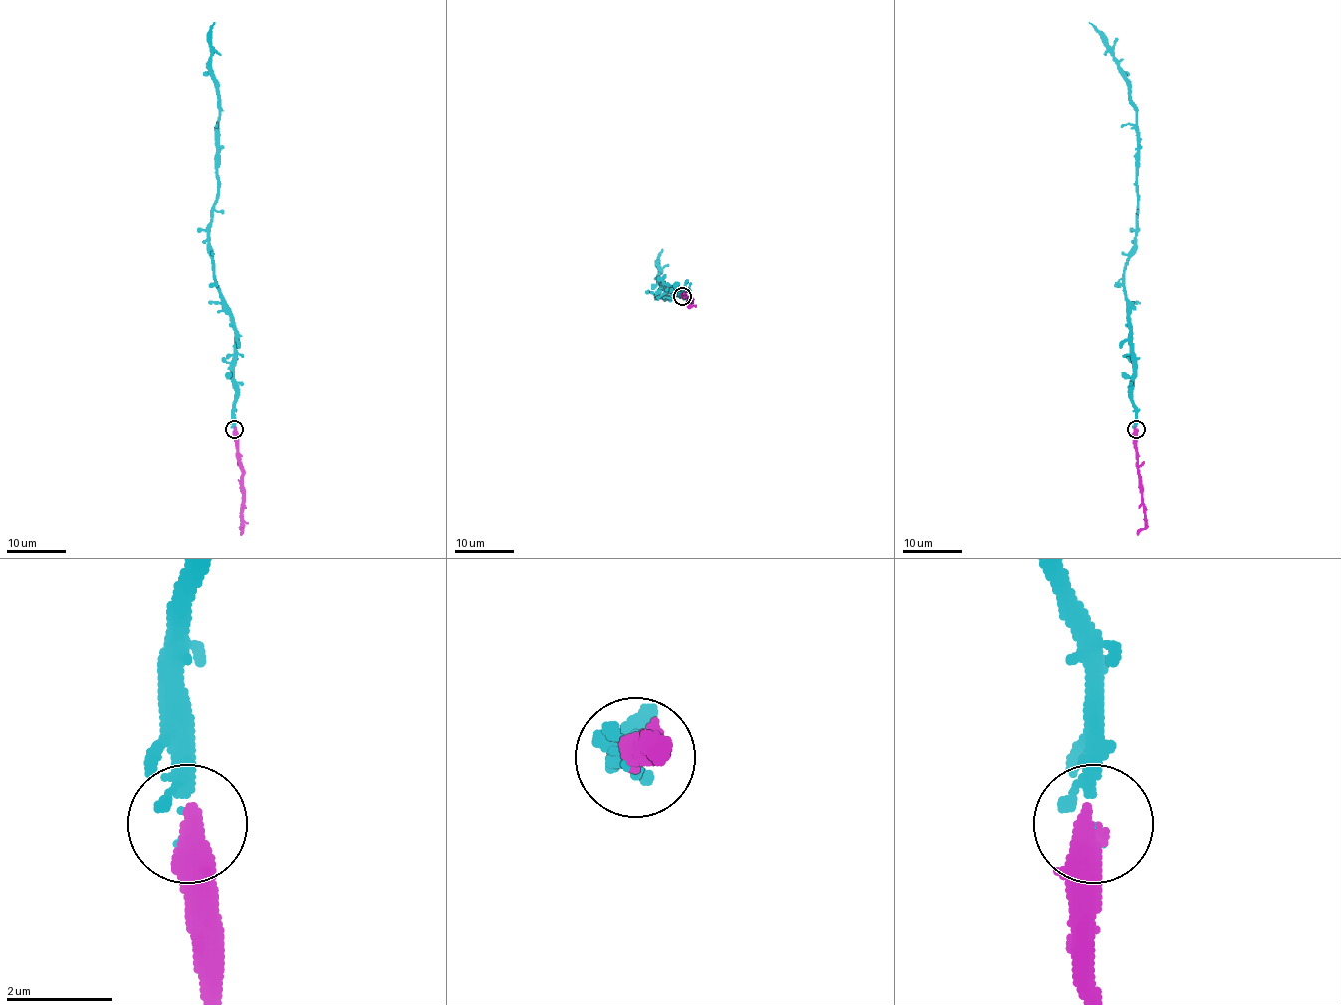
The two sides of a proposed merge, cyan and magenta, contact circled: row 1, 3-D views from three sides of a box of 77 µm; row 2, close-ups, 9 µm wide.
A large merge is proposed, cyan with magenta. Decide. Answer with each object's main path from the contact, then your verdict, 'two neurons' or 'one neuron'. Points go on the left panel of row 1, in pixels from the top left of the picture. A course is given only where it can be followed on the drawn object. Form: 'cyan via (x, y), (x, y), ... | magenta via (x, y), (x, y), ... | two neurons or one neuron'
cyan via (235, 428), (235, 326), (214, 274), (209, 235), (211, 208), (217, 195), (218, 107), (211, 65), (214, 22) | magenta via (235, 428), (236, 458), (242, 472), (242, 533) | one neuron

